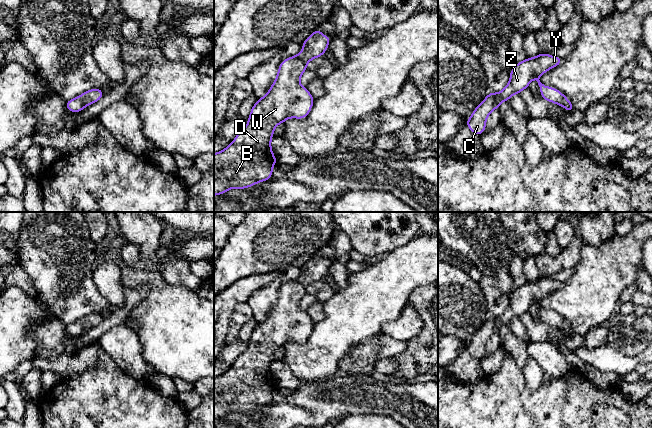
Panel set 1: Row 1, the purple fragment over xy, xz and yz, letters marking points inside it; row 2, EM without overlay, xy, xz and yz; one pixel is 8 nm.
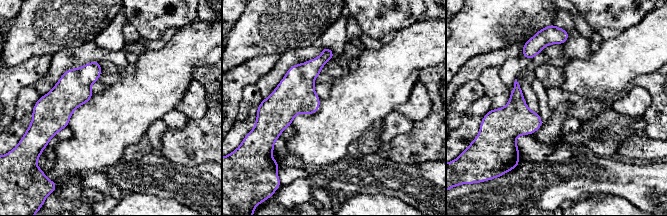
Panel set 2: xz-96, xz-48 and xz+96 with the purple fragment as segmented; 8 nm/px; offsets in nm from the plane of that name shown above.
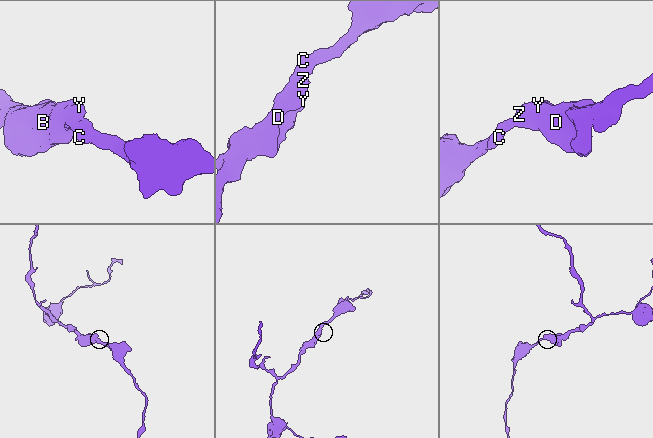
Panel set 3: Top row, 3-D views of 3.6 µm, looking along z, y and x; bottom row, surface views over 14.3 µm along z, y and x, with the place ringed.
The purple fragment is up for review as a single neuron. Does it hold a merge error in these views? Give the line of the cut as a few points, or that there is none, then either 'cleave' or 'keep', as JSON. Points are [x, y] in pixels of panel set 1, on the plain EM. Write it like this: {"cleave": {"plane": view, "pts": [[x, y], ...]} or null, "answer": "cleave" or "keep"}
{"cleave": null, "answer": "keep"}

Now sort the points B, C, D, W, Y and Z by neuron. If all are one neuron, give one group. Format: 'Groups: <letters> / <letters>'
Groups: B C D W Y Z

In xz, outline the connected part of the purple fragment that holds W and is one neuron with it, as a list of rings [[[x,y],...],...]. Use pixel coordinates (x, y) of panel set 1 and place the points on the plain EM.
[[[317,252],[302,266],[303,272],[298,279],[280,287],[278,298],[269,315],[252,331],[246,351],[228,371],[214,378],[214,420],[224,418],[232,412],[251,411],[273,400],[272,392],[278,387],[271,372],[274,353],[288,342],[305,343],[310,337],[314,322],[307,312],[300,309],[300,301],[307,294],[309,285],[321,281],[327,275],[330,265],[331,262],[322,259],[320,252]]]

